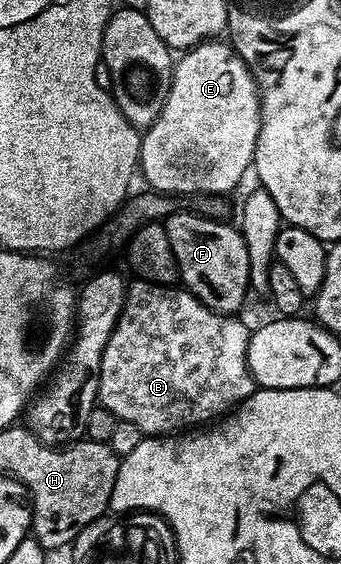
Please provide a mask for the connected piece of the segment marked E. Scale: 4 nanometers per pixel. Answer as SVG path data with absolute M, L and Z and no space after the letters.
M225 40L202 41L177 58L168 99L164 99L164 107L157 119L141 134L141 176L145 184L157 193L177 194L187 199L193 198L193 193L230 195L241 183L242 176L251 172L261 122L258 84L244 58Z

